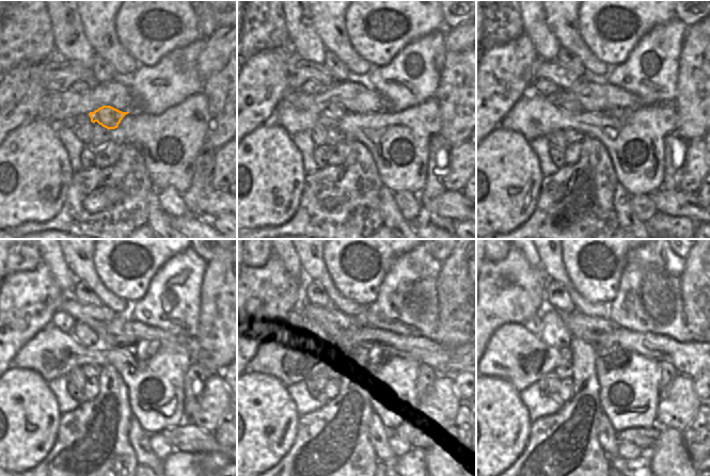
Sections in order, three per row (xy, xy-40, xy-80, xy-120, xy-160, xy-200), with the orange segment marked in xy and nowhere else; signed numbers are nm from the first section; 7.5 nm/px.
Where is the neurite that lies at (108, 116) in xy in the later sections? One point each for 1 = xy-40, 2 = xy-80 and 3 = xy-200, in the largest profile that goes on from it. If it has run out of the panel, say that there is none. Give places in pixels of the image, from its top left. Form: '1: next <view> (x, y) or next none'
1: next xy-40 (334, 111)
2: next xy-80 (569, 102)
3: next xy-200 (554, 333)

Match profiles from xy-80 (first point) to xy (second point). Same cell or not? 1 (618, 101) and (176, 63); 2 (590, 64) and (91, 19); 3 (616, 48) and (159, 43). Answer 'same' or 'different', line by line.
1: different
2: same
3: same

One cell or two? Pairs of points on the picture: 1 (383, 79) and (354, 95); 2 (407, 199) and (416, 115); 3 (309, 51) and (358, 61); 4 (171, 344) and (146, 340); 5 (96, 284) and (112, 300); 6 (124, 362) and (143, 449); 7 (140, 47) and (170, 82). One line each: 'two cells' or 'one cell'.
1: two cells
2: two cells
3: two cells
4: one cell
5: one cell
6: two cells
7: two cells

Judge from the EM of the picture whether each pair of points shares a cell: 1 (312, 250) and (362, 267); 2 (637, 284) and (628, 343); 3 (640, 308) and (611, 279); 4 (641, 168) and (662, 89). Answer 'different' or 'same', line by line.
1: different
2: different
3: different
4: different

